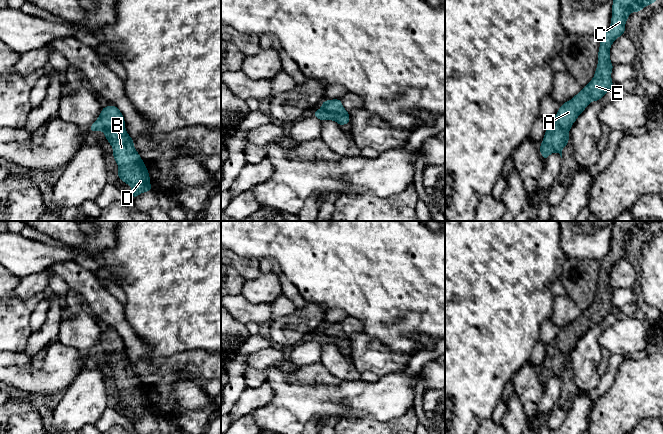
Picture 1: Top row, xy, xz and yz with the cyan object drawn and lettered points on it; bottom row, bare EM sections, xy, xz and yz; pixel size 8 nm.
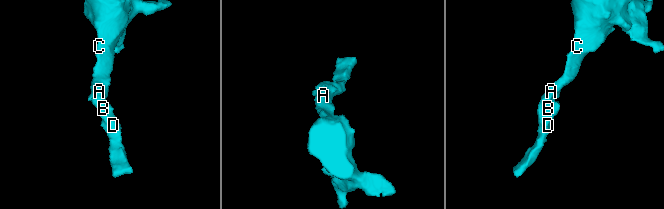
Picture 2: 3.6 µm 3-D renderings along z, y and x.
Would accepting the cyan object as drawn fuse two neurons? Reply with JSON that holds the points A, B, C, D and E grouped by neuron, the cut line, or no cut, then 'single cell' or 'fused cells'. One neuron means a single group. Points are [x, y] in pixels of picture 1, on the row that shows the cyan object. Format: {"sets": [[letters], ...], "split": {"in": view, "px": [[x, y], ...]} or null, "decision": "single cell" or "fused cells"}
{"sets": [["A", "B", "C", "D", "E"]], "split": null, "decision": "single cell"}

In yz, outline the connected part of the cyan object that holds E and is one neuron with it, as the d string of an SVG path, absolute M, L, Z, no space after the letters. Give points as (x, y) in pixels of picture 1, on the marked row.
M613 0L612 4L612 17L610 28L599 37L600 47L598 51L598 64L596 67L593 79L570 101L561 104L558 112L553 120L548 122L547 130L543 137L541 146L539 147L540 153L544 159L547 160L551 153L557 152L562 158L562 149L568 145L569 134L573 123L577 120L578 116L586 109L592 101L598 101L612 88L614 85L611 80L611 73L614 64L610 61L610 47L612 43L621 35L625 33L625 23L631 12L640 12L645 6L654 4L656 0Z

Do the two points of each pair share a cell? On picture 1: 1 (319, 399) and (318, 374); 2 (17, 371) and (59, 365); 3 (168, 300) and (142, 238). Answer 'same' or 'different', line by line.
1: different
2: same
3: same

